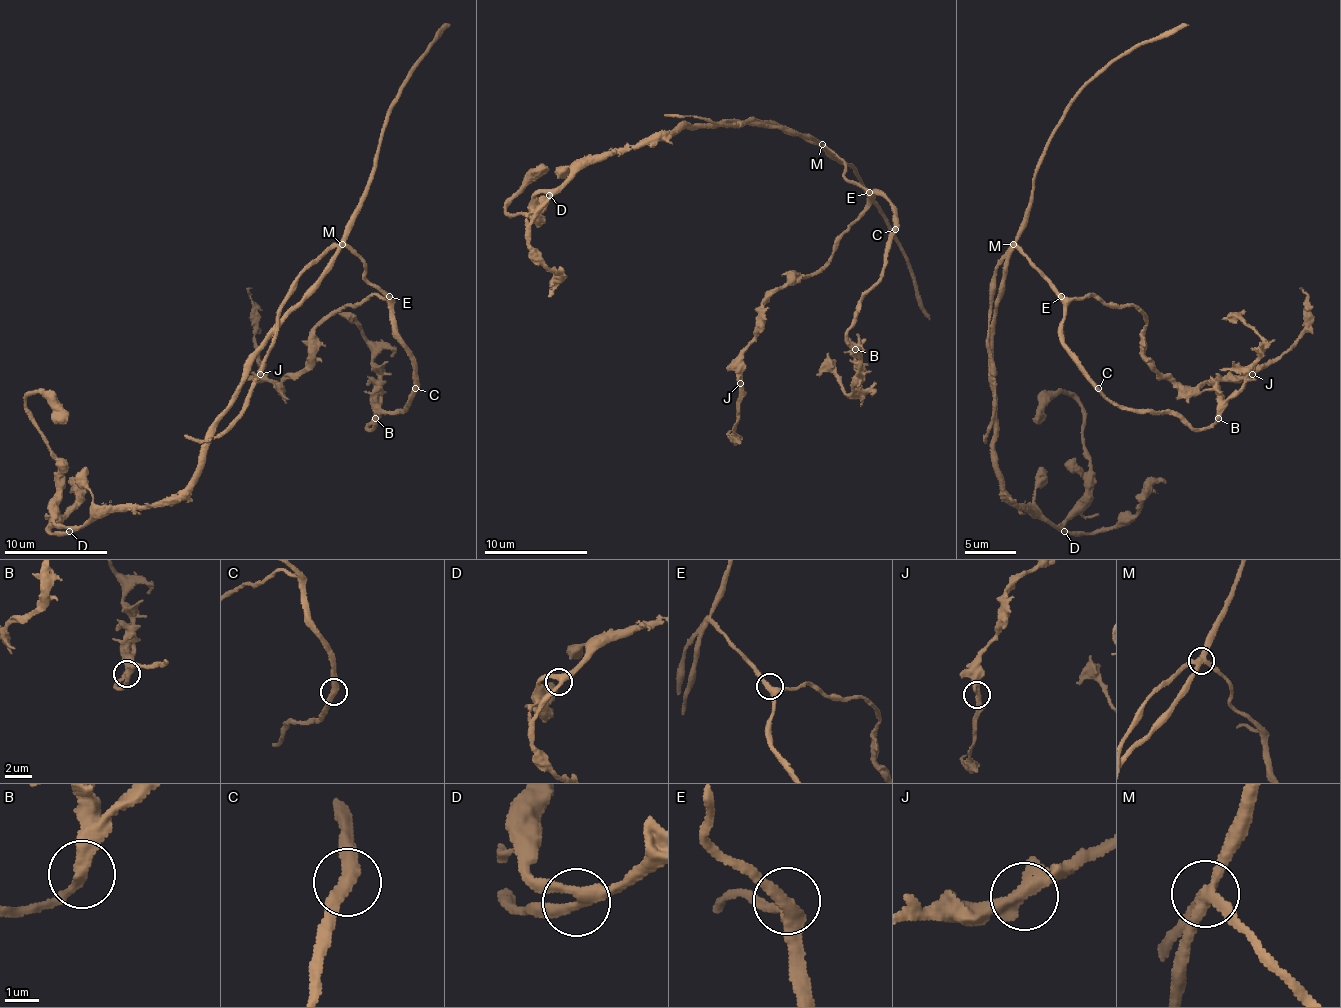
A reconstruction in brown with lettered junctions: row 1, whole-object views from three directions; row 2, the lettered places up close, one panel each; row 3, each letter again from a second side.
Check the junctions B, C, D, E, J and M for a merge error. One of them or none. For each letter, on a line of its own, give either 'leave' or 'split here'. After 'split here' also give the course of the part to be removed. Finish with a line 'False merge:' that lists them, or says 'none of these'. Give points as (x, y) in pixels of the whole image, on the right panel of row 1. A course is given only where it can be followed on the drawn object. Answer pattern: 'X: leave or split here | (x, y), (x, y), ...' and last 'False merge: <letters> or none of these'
B: leave
C: leave
D: leave
E: leave
J: leave
M: split here | (1012, 245), (1064, 296), (1131, 304), (1147, 327), (1144, 358), (1183, 387), (1273, 363), (1304, 327), (1299, 289)
False merge: M

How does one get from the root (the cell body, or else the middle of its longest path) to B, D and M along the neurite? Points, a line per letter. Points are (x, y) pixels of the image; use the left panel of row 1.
B: (288, 314), (342, 247), (363, 263), (389, 301), (391, 335), (414, 381), (404, 410), (368, 428), (376, 417)
D: (288, 314), (216, 425), (203, 469), (182, 490), (157, 503), (102, 505), (69, 531)
M: (288, 314), (342, 245)

